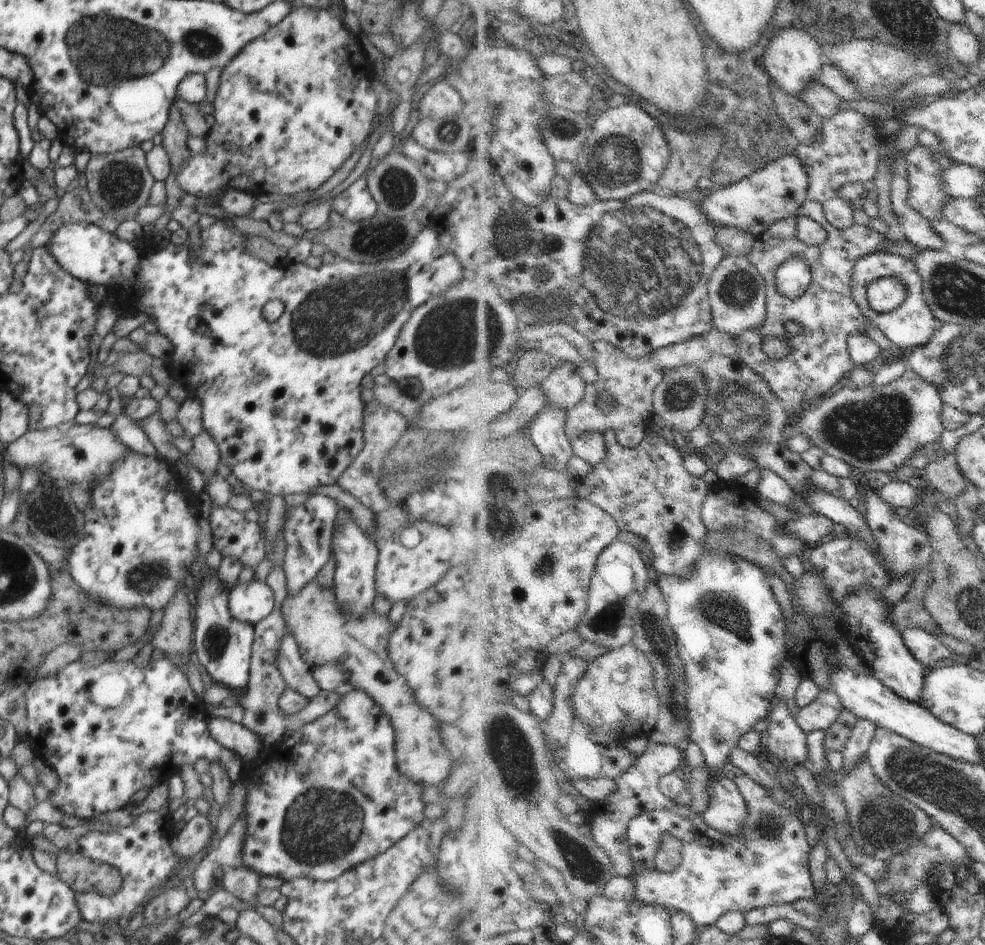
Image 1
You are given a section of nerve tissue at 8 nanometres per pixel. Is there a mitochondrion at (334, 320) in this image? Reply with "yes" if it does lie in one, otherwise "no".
yes

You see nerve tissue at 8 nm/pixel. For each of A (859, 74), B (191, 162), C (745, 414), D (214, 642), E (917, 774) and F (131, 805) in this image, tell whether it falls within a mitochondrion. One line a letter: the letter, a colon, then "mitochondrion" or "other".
A: mitochondrion
B: other
C: mitochondrion
D: mitochondrion
E: mitochondrion
F: other

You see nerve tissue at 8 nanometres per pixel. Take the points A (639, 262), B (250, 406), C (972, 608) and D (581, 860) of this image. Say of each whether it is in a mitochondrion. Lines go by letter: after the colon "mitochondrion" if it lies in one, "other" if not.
A: mitochondrion
B: other
C: mitochondrion
D: mitochondrion

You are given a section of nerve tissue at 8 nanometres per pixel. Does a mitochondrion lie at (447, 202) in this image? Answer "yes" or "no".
no

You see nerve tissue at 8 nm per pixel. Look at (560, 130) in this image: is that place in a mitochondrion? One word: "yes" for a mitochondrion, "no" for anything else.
yes

